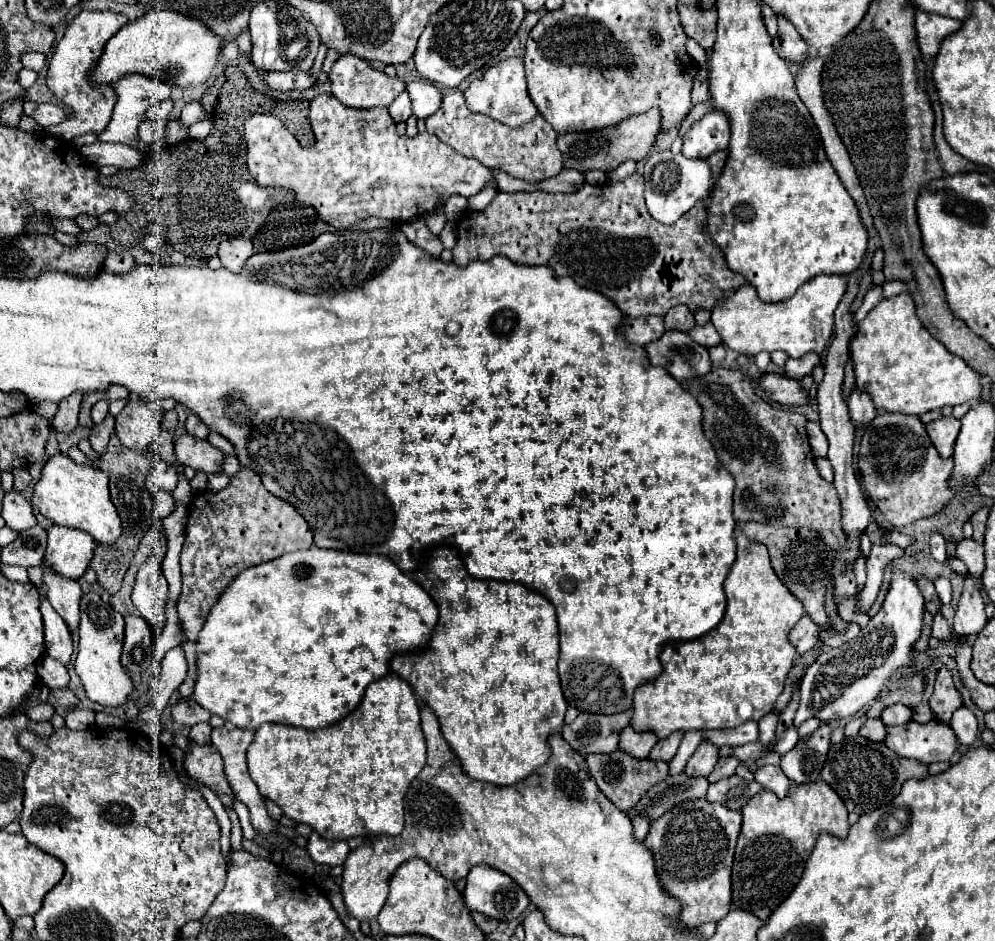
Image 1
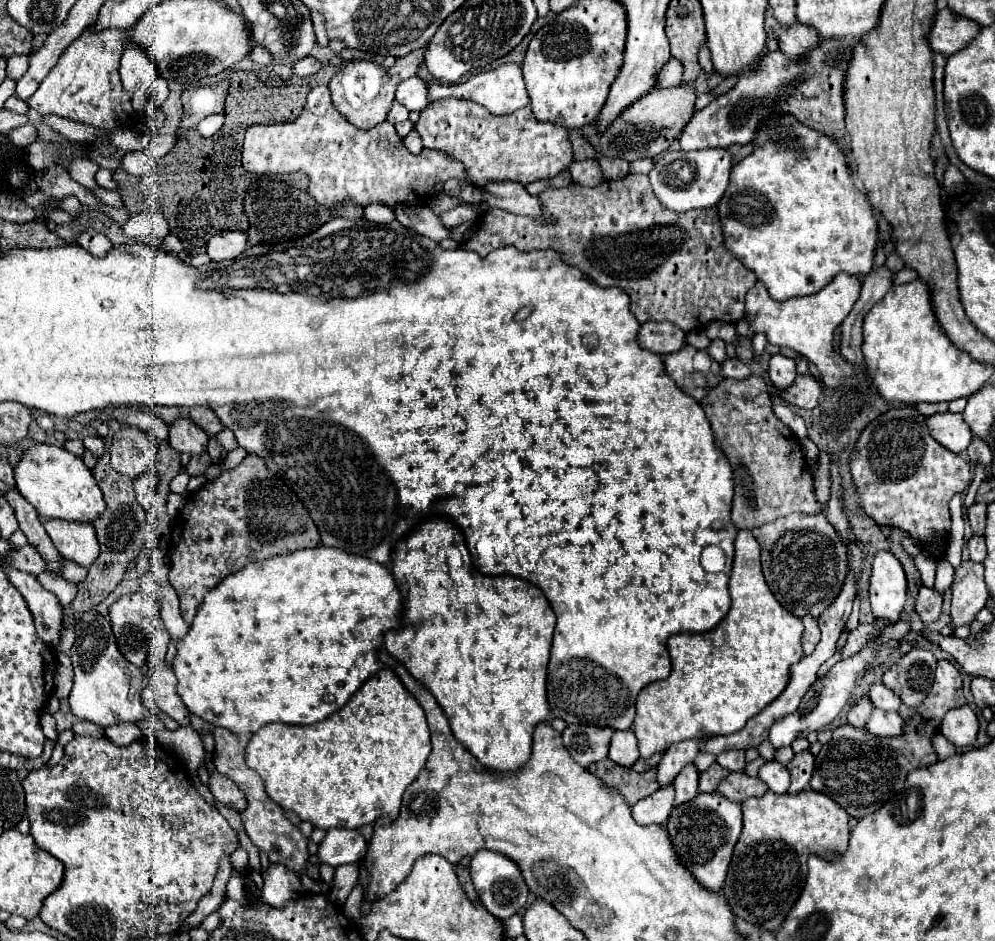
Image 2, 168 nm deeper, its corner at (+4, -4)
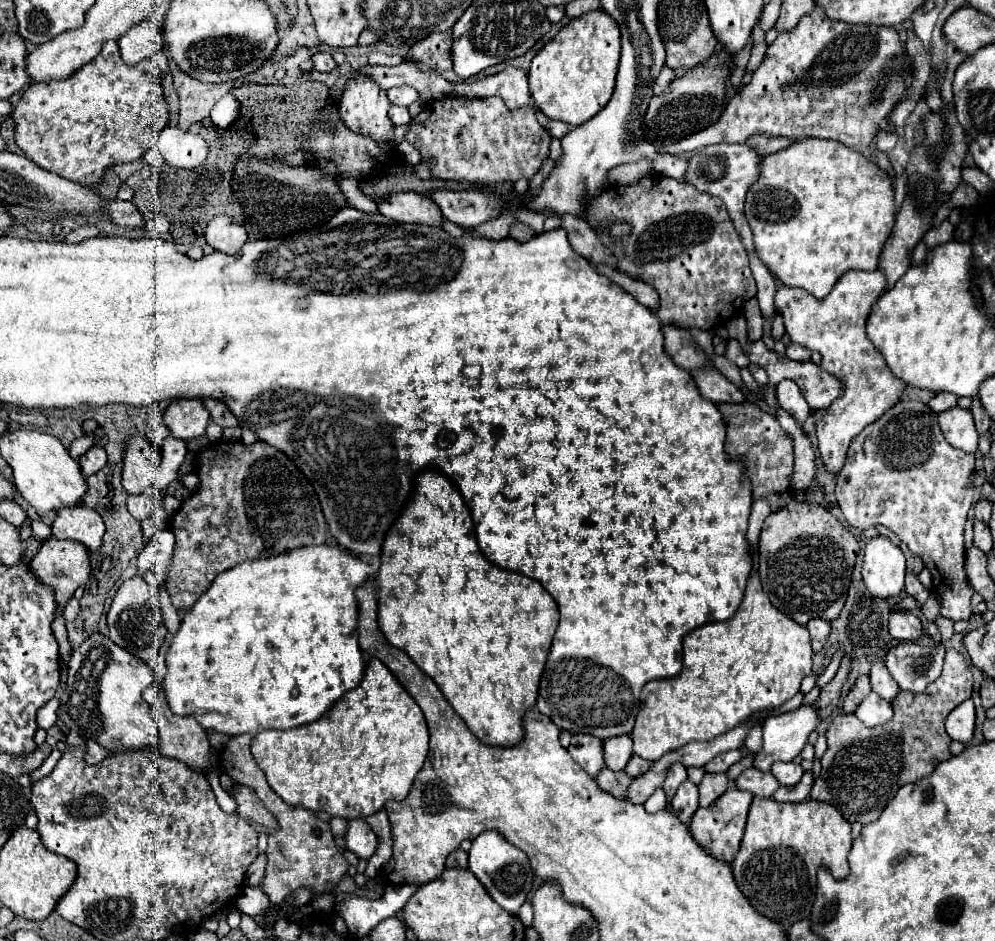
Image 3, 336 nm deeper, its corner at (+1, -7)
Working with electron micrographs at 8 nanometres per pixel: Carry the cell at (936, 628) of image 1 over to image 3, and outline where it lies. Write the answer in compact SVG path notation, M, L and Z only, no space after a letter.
M907 572L907 576L905 576L905 590L907 590L909 596L917 598L919 606L923 606L925 600L929 598L929 590L927 590L927 588L917 580L917 576L911 574L911 572Z

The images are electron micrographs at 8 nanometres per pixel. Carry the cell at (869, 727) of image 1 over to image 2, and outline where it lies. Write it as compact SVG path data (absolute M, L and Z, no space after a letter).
M862 697L856 701L856 705L850 707L850 713L848 713L848 723L856 729L866 729L866 723L870 719L870 713L872 713L872 703L868 697Z

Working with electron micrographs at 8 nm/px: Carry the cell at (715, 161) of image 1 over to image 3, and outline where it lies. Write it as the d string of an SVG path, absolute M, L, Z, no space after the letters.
M756 134L748 138L746 143L755 146L761 154L771 154L771 152L779 152L783 148L787 148L789 144L793 144L795 140L785 138L785 136L768 136L766 134Z

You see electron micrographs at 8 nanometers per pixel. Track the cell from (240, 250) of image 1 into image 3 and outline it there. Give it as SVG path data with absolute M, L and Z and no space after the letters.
M219 214L207 222L205 240L219 252L223 250L225 254L235 254L247 242L247 230L243 230L243 226L233 222L229 216Z

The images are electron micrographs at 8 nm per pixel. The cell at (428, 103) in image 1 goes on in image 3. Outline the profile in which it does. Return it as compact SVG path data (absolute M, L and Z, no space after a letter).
M395 86L395 88L387 90L387 96L389 96L391 104L397 104L397 106L409 106L411 102L415 102L419 98L417 90L411 86Z

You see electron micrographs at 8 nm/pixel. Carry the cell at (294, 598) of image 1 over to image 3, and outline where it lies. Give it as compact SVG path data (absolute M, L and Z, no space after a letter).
M305 546L287 554L279 556L267 556L267 558L257 558L257 560L247 560L241 562L239 566L225 570L215 578L211 588L199 596L195 606L187 610L187 614L181 620L181 626L177 634L171 640L169 652L167 652L167 676L161 682L165 700L169 708L177 716L193 716L205 730L215 730L223 732L229 736L239 736L239 734L259 734L261 730L289 730L295 726L303 726L309 722L319 720L345 692L355 688L365 672L365 662L361 648L357 644L357 600L355 600L355 590L361 586L369 574L377 574L379 570L379 558L373 562L367 562L363 558L351 556L339 546Z

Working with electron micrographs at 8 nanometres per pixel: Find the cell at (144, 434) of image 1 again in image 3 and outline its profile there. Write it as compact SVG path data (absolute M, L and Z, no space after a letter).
M139 436L127 442L123 458L123 488L127 494L143 494L151 488L155 470L161 464L161 452L155 450L149 440Z

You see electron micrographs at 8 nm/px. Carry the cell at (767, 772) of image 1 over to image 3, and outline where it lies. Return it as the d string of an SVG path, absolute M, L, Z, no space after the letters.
M775 762L771 772L781 786L795 786L803 776L803 768L795 762Z

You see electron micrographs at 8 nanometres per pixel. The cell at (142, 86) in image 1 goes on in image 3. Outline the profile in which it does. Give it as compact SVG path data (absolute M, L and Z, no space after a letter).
M145 18L139 24L131 26L117 40L117 44L121 48L121 58L125 60L125 64L133 66L159 52L163 48L163 36L155 22L151 18Z

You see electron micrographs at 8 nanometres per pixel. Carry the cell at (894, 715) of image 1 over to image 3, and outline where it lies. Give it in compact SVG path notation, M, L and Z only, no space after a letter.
M883 660L875 662L871 666L871 672L869 672L869 678L871 678L871 688L881 696L885 698L887 702L891 702L895 698L895 694L899 692L899 686L893 682L887 666Z

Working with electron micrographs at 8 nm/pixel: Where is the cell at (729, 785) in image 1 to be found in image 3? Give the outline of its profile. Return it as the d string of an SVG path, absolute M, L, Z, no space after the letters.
M757 768L745 770L737 780L735 780L739 790L749 790L759 798L771 798L773 792L779 788L779 782L773 774L765 774Z

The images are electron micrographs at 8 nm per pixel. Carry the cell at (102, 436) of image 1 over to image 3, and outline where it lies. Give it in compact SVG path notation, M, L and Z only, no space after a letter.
M93 446L91 450L87 450L81 458L79 458L79 464L81 464L81 470L85 476L91 476L95 472L99 472L105 464L107 464L107 456L105 456L105 450L101 446Z

